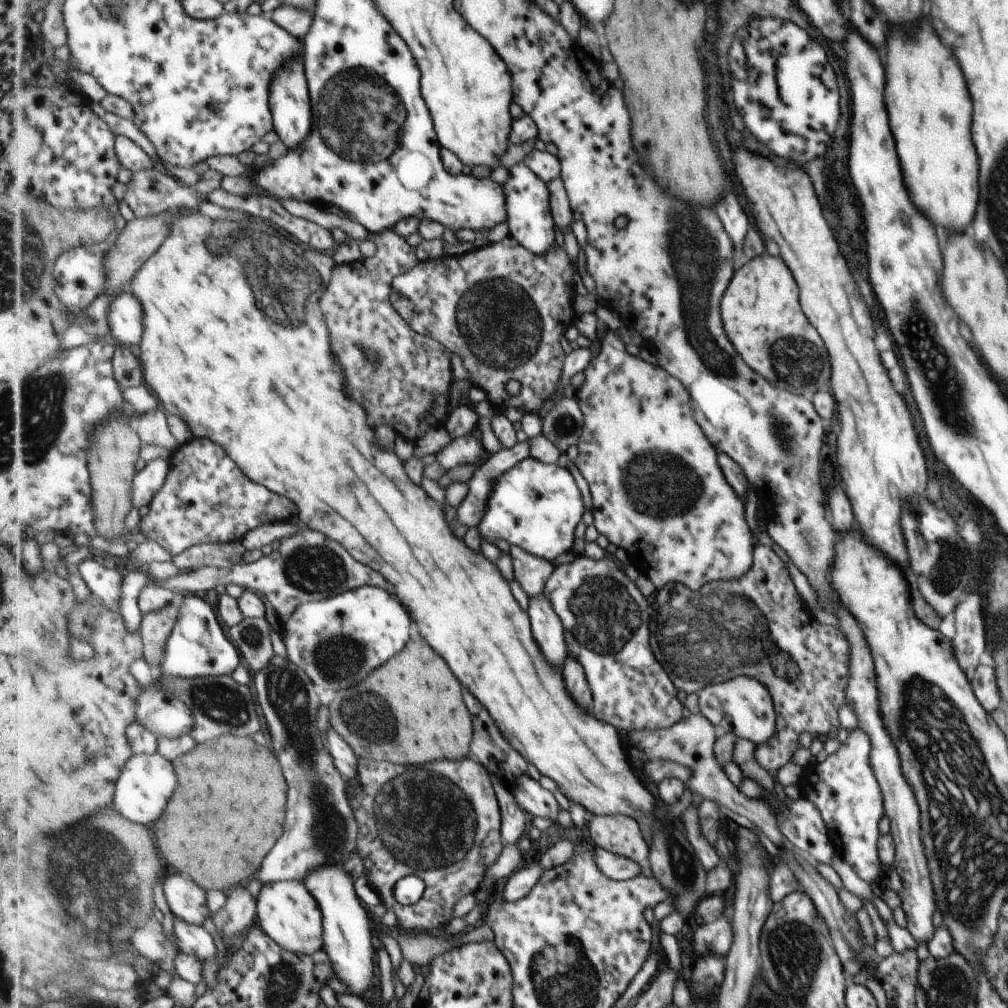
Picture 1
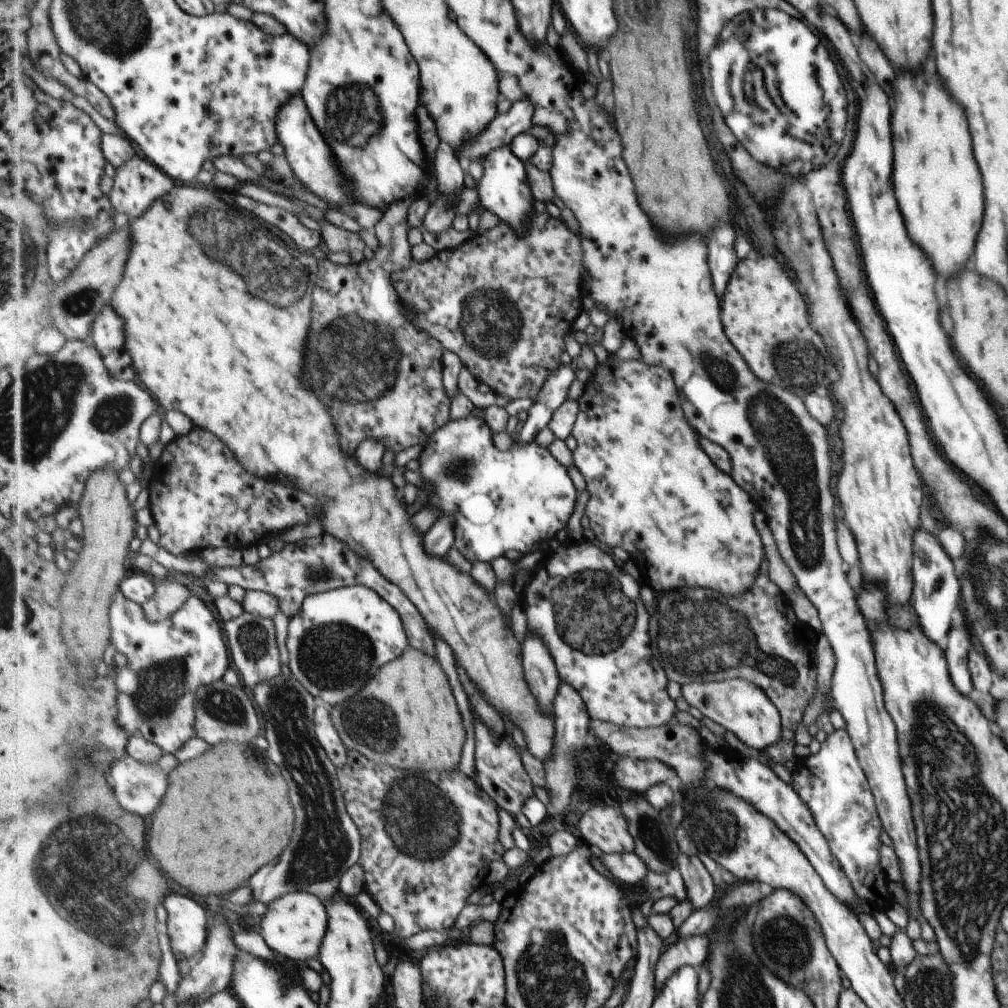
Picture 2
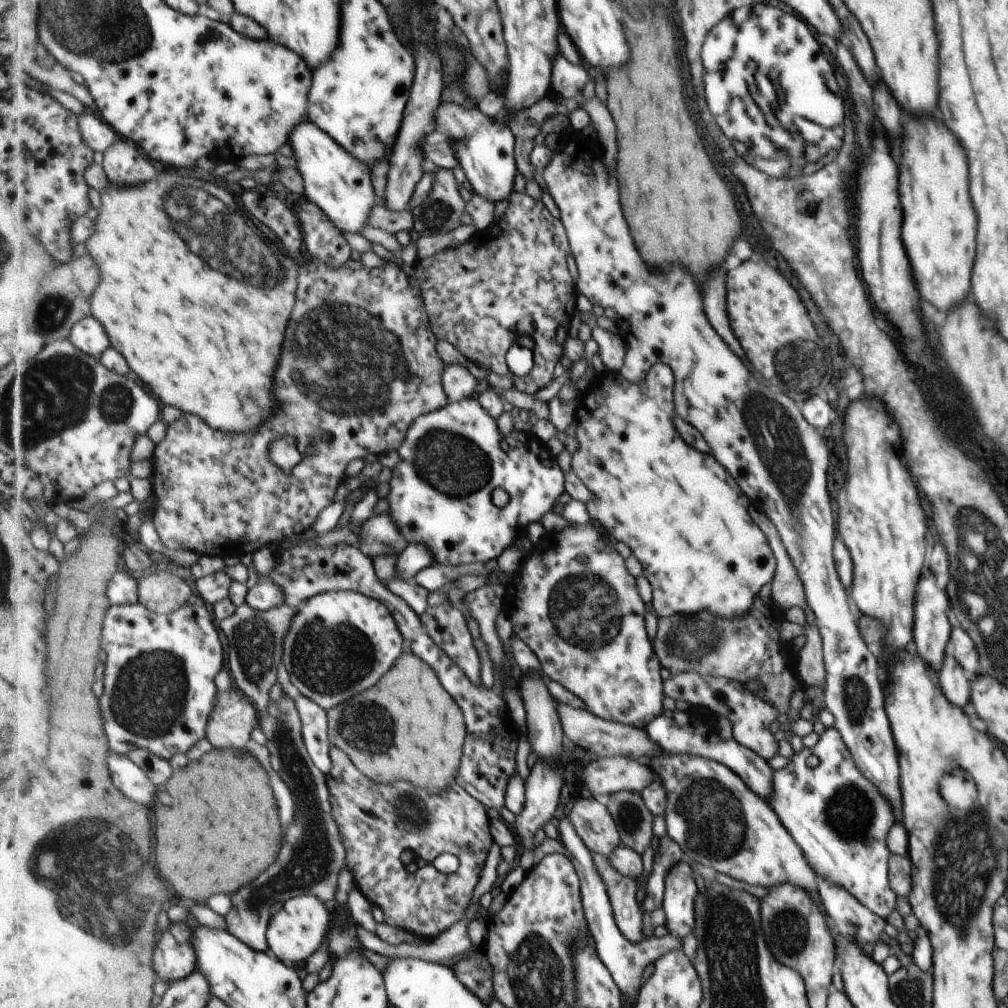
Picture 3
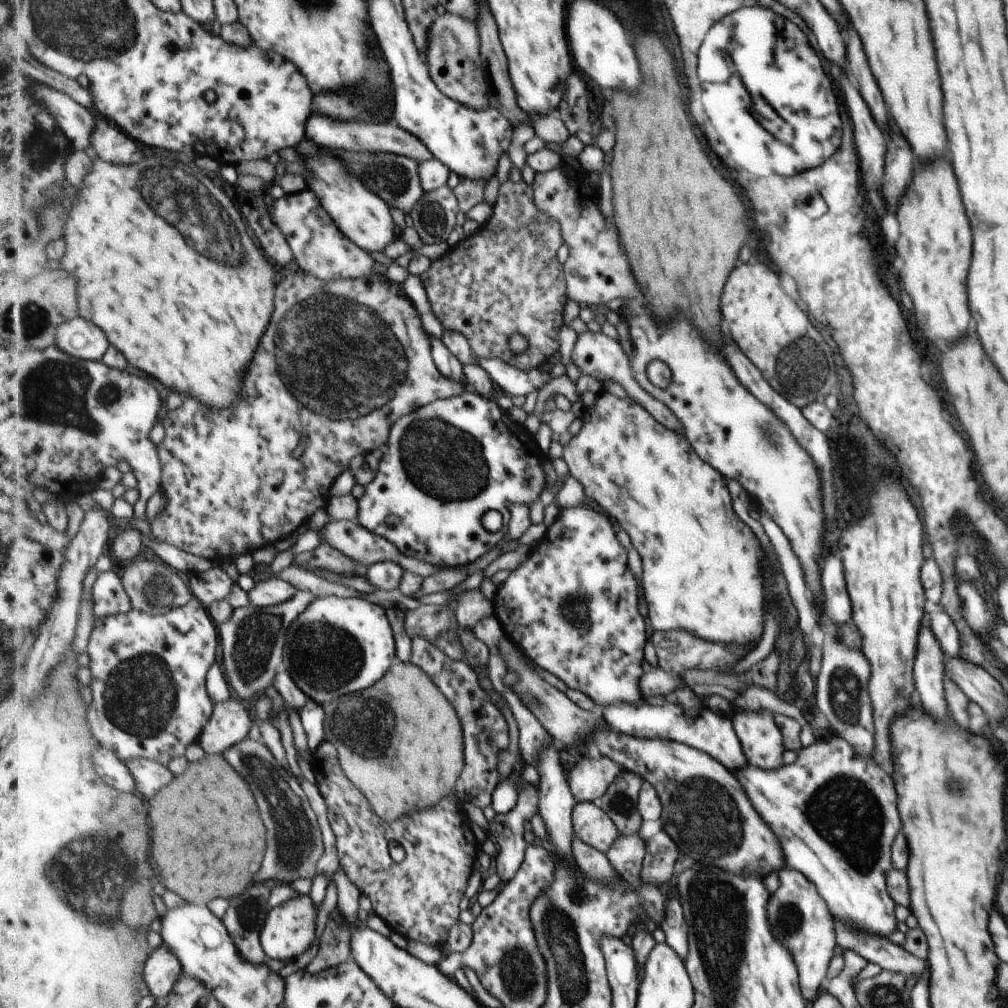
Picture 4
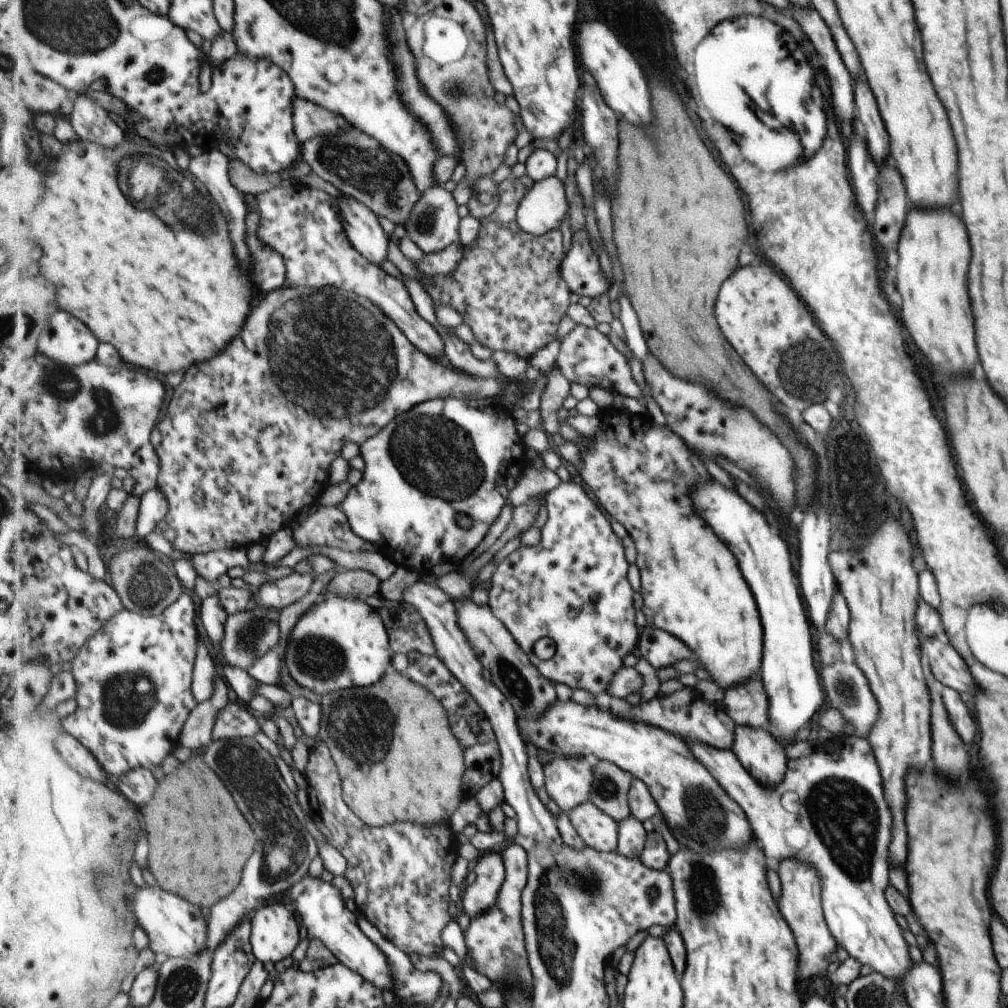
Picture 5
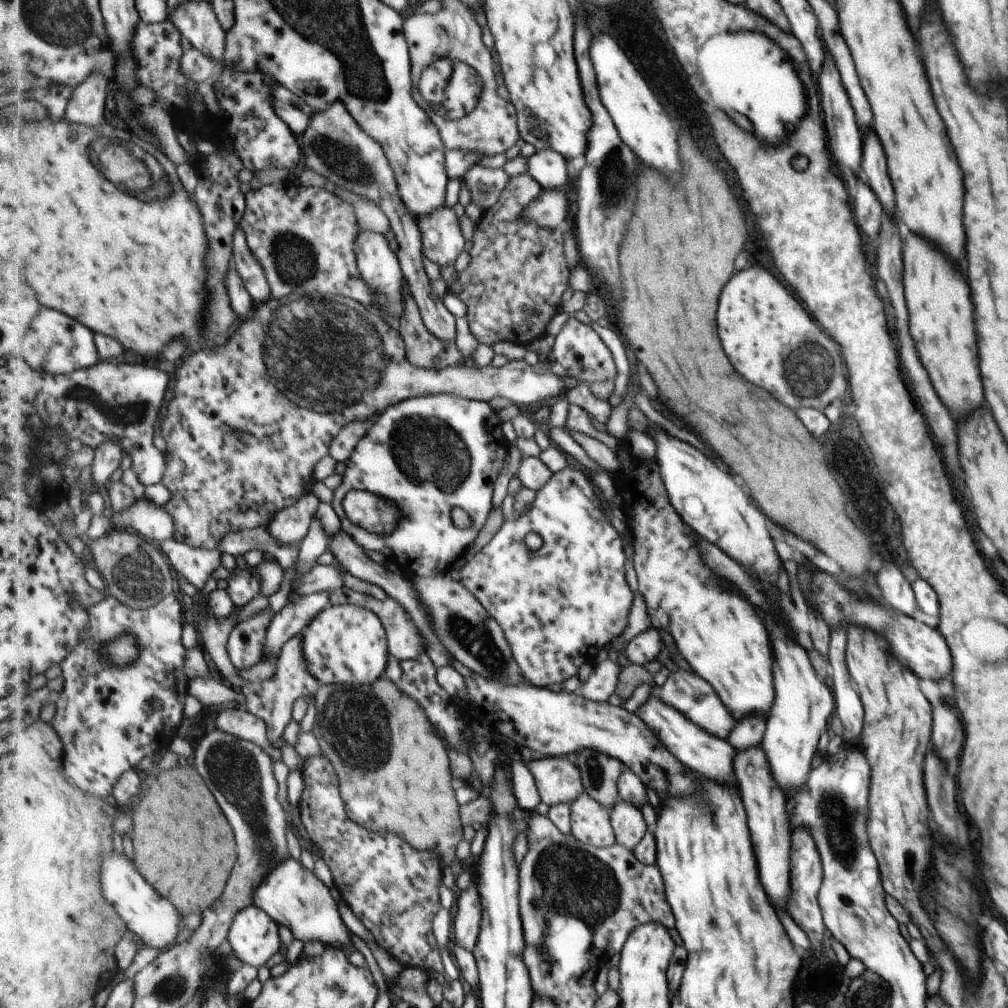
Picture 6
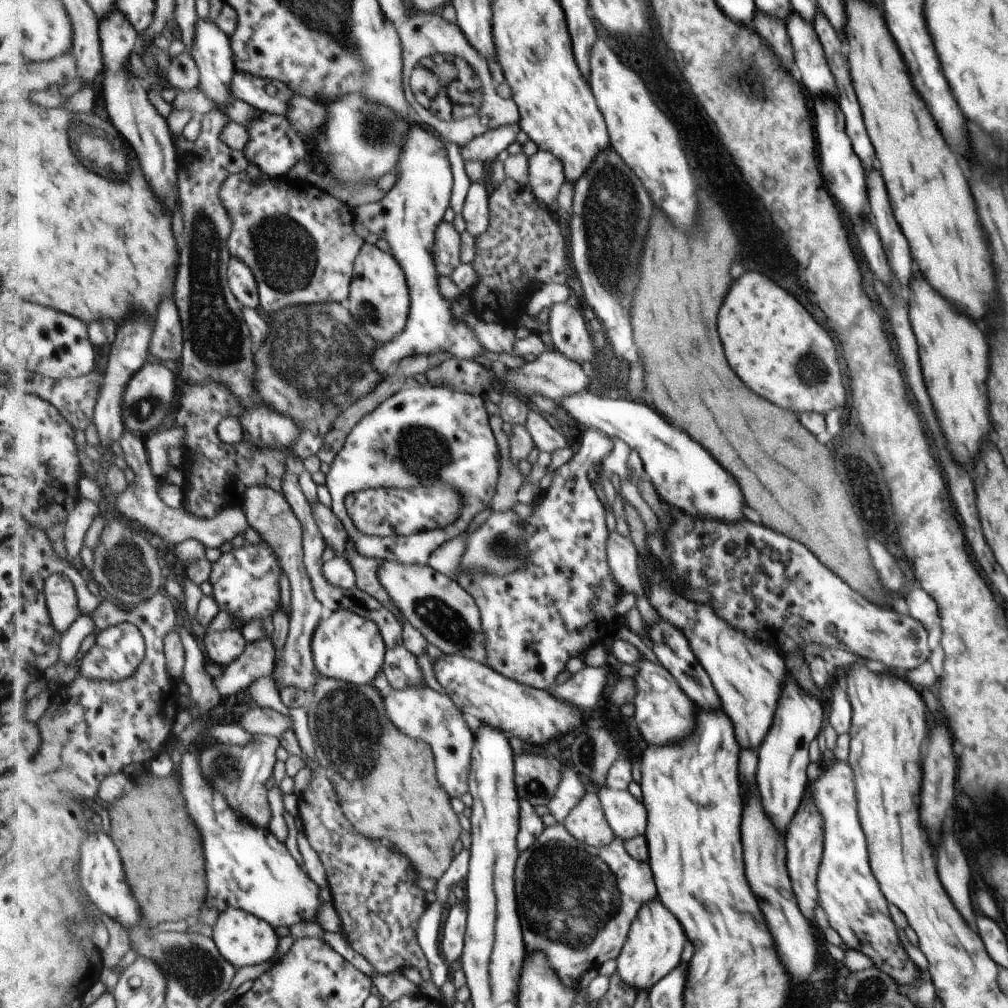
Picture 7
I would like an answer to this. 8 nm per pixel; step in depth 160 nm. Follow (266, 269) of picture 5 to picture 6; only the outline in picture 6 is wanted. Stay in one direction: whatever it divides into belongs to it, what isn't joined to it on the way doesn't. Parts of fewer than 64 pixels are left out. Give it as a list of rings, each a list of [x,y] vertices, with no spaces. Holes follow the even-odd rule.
[[[241,226],[237,227],[233,236],[232,264],[233,269],[238,270],[240,277],[243,277],[246,289],[249,289],[257,304],[273,298],[265,267],[261,266],[261,262],[253,254],[245,229]]]

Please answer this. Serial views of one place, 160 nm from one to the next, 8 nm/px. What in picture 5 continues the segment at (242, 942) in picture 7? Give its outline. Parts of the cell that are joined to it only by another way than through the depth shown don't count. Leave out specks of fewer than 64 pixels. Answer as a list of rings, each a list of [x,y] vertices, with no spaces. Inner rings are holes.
[[[286,904],[261,907],[251,918],[251,948],[256,960],[273,965],[291,956],[304,938],[293,911]]]

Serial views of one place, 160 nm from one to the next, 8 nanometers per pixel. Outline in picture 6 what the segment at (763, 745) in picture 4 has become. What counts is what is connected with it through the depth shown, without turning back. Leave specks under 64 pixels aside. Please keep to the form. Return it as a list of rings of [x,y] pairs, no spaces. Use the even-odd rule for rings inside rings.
[[[751,746],[745,752],[735,752],[733,764],[737,764],[737,780],[741,780],[741,800],[745,800],[745,808],[749,808],[749,828],[753,828],[753,844],[757,844],[757,860],[761,860],[761,880],[765,880],[765,888],[769,888],[773,904],[783,908],[790,895],[788,886],[791,830],[787,828],[785,796],[781,790],[777,790],[779,786],[771,778],[767,760],[759,746]]]

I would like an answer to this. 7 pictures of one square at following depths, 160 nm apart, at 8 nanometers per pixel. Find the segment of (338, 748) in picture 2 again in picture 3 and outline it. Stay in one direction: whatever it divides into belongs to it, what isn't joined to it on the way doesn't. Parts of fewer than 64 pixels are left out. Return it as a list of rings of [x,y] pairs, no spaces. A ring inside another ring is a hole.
[[[301,696],[295,700],[304,722],[303,736],[309,754],[313,758],[313,762],[324,773],[329,774],[334,765],[332,761],[334,744],[331,742],[329,734],[328,711],[309,697]]]

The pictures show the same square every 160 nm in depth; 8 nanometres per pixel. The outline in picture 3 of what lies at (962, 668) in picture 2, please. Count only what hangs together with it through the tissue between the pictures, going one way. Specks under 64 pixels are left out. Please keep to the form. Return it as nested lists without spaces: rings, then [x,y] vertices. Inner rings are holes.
[[[945,652],[944,660],[940,668],[939,684],[946,699],[959,708],[969,701],[970,677],[965,674],[961,665],[950,652]]]

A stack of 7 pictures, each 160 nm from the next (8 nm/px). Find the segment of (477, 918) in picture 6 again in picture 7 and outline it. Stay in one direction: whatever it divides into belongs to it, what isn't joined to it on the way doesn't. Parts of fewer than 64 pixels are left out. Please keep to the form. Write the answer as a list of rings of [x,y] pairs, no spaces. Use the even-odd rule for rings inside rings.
[[[452,901],[452,909],[443,926],[443,938],[441,938],[441,952],[449,964],[455,960],[461,961],[463,946],[468,926],[469,908],[467,902]]]

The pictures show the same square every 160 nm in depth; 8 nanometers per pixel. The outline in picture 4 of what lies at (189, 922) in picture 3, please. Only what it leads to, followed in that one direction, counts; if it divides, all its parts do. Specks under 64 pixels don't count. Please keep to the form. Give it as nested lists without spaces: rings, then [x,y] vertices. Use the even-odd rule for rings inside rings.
[[[163,944],[154,949],[153,954],[148,958],[148,962],[145,965],[144,979],[146,980],[146,986],[150,994],[156,997],[155,1004],[161,1005],[167,1002],[168,996],[183,973],[183,965],[172,953],[171,949],[163,947]]]

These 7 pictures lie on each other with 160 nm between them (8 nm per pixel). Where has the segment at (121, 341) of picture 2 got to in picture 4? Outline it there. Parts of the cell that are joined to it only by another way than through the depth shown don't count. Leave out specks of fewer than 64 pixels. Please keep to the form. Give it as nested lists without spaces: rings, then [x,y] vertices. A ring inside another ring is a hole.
[[[81,316],[59,327],[56,344],[71,356],[88,361],[102,361],[111,346],[107,334]]]

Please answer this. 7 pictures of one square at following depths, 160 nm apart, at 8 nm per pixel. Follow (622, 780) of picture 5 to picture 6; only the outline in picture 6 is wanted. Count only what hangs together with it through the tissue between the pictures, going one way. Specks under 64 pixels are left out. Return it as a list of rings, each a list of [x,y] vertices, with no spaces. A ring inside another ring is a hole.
[[[593,749],[580,751],[573,759],[581,769],[589,796],[613,810],[619,802],[618,780],[625,764]]]

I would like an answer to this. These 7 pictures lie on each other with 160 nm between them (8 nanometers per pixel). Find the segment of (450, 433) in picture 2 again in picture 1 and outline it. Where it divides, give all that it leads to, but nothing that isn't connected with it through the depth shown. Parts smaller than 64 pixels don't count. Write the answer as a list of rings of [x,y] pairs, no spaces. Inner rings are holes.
[[[478,432],[471,434],[469,437],[455,439],[447,448],[444,448],[437,454],[437,458],[441,460],[443,468],[455,468],[459,464],[477,463],[481,466],[486,460],[481,459],[483,455],[489,452],[482,445]],[[531,456],[516,464],[498,480],[494,493],[489,499],[487,510],[483,518],[485,522],[481,522],[479,526],[483,538],[491,542],[495,542],[497,538],[504,539],[511,546],[520,546],[531,554],[550,561],[557,560],[565,553],[571,554],[573,542],[575,542],[575,530],[585,514],[583,494],[573,474],[565,468],[560,468],[555,464],[545,464]]]

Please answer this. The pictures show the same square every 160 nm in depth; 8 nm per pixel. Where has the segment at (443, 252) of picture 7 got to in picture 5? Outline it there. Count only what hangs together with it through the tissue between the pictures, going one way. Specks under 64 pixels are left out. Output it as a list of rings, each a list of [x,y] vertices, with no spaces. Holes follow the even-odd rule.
[[[443,185],[429,188],[411,210],[409,222],[405,227],[407,235],[426,253],[433,254],[449,248],[451,244],[459,242],[461,238],[459,218],[459,204],[453,193],[445,190]]]

